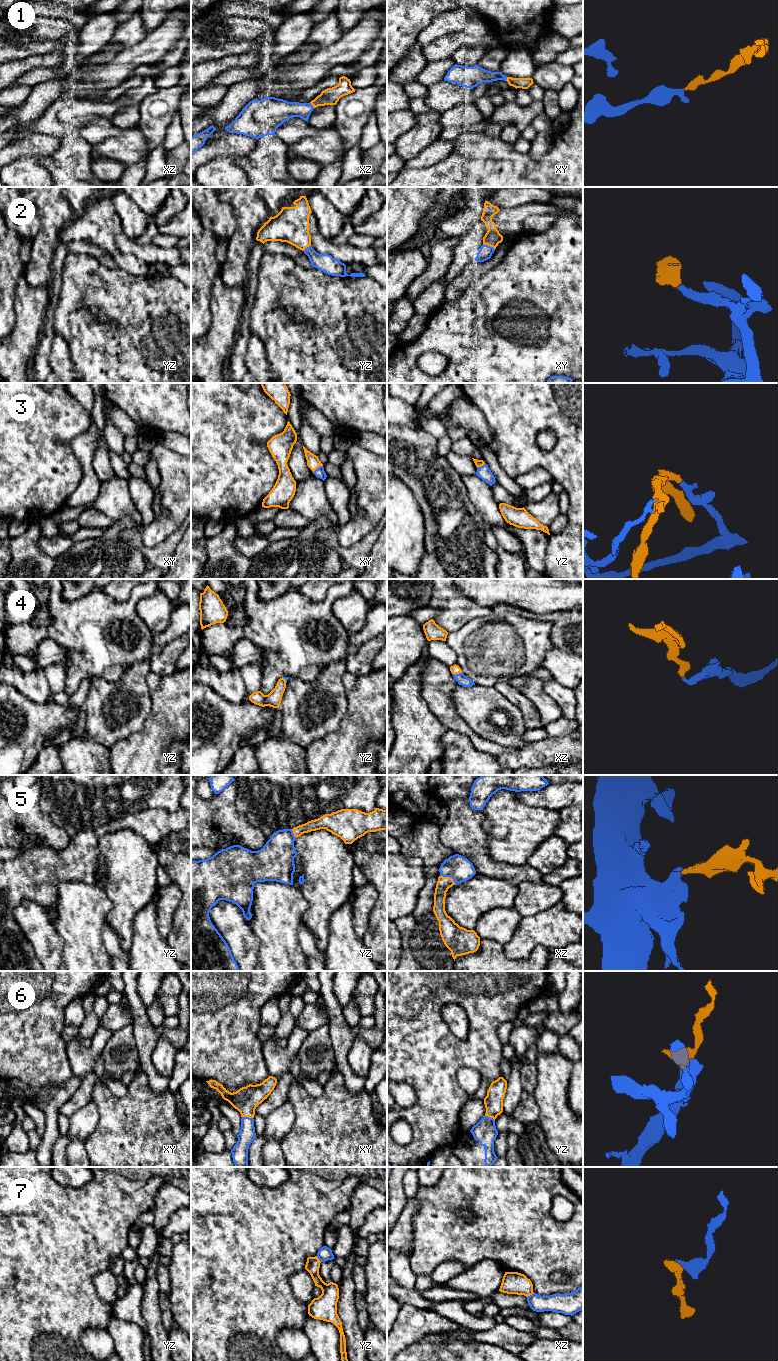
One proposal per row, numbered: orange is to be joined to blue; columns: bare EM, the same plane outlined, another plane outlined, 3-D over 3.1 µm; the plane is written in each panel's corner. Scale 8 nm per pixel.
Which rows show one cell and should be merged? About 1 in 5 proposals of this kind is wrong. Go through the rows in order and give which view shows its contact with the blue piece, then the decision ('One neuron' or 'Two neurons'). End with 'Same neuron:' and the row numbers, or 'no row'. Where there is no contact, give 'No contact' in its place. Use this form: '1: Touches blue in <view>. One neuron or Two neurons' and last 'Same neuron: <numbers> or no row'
1: Touches blue in xz. One neuron
2: Touches blue in xy. One neuron
3: Touches blue in xy. One neuron
4: Touches blue in xz. One neuron
5: Touches blue in xz. One neuron
6: Touches blue in xy. One neuron
7: Touches blue in xz. Two neurons
Same neuron: 1, 2, 3, 4, 5, 6

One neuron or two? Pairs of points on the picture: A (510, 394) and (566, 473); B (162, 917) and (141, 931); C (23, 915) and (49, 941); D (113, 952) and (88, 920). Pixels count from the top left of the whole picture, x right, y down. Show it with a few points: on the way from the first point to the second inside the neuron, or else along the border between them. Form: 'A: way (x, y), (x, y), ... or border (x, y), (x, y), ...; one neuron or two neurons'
A: way (516, 416), (516, 433), (544, 459); one neuron
B: border (154, 898), (156, 927), (161, 936); two neurons
C: way (29, 921), (43, 935); one neuron
D: border (105, 921), (102, 927), (101, 939), (110, 958); two neurons

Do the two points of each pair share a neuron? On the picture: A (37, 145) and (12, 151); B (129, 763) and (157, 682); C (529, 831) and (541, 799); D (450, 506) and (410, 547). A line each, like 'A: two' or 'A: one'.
A: one
B: one
C: two
D: two

